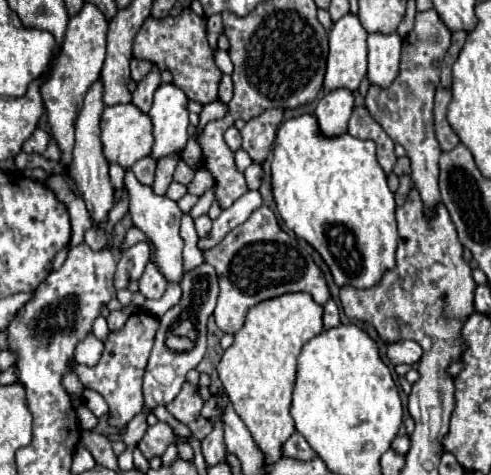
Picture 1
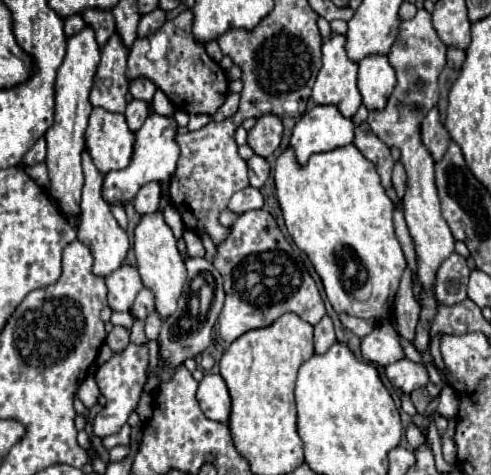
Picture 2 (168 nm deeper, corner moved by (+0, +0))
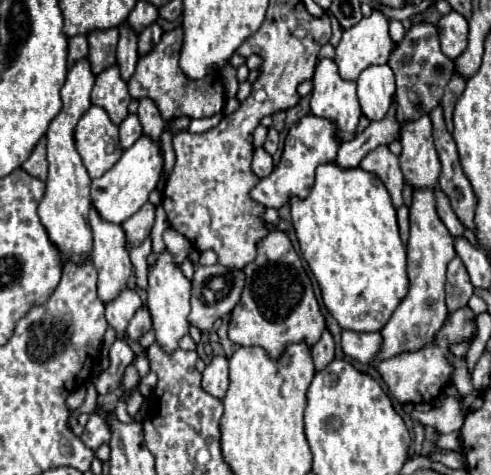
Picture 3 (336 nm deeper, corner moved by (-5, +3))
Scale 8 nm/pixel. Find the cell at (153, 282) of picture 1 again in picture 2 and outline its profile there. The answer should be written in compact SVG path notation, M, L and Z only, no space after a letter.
M143 288L137 298L135 298L135 304L131 308L131 316L133 318L139 318L139 320L147 320L147 316L155 310L155 298L153 298L153 292Z

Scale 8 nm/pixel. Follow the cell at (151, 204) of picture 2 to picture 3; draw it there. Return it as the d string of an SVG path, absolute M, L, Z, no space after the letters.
M146 201L140 211L136 211L128 221L124 221L122 229L126 233L128 247L140 245L146 239L146 235L152 229L152 223L154 223L154 213L156 213L156 207L150 201Z

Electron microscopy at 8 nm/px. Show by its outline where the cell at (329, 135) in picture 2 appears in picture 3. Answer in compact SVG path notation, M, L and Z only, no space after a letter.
M312 113L304 115L296 125L292 125L292 129L286 135L284 141L284 153L280 159L278 169L274 169L268 177L264 177L252 191L250 197L258 203L262 203L264 207L280 207L284 205L290 195L298 195L298 197L306 197L310 193L310 187L314 185L314 171L318 165L322 165L324 161L334 161L336 153L340 149L340 139L336 137L338 133L338 125L334 119L326 119L326 117L316 117Z

